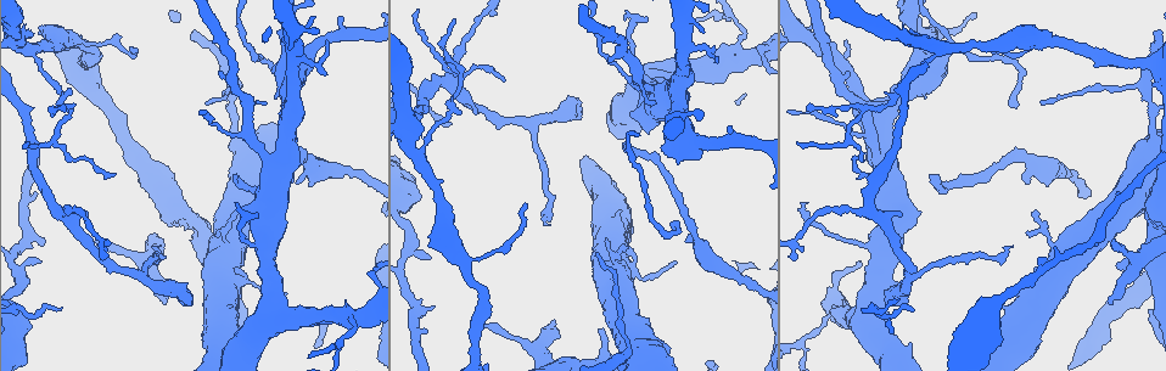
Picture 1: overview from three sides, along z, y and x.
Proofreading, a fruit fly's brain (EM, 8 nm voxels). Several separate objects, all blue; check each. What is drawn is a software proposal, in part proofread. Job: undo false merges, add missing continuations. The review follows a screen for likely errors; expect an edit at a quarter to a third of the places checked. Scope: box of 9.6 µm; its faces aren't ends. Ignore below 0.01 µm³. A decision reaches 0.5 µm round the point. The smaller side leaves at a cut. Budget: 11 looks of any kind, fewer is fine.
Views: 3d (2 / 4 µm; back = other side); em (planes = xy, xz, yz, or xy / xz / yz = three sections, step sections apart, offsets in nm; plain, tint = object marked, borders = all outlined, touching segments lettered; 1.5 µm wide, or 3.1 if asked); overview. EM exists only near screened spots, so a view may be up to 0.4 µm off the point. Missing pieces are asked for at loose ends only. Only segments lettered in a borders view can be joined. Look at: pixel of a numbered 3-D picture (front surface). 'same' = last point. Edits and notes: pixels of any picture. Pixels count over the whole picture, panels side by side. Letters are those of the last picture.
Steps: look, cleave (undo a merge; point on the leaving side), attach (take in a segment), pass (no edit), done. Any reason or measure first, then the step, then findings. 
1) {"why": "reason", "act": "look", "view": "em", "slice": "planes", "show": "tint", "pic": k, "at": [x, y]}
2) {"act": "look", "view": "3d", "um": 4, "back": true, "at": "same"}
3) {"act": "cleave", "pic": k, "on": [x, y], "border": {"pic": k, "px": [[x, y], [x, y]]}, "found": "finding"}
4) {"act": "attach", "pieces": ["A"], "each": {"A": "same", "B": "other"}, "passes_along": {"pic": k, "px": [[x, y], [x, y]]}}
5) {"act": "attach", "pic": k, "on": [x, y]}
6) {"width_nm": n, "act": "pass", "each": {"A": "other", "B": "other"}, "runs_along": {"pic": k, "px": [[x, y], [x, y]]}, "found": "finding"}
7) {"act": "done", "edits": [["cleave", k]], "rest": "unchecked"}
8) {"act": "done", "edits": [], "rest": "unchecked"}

{"why": "sudden change in width", "act": "look", "view": "3d", "um": 4, "pic": 1, "at": [1052, 244]}

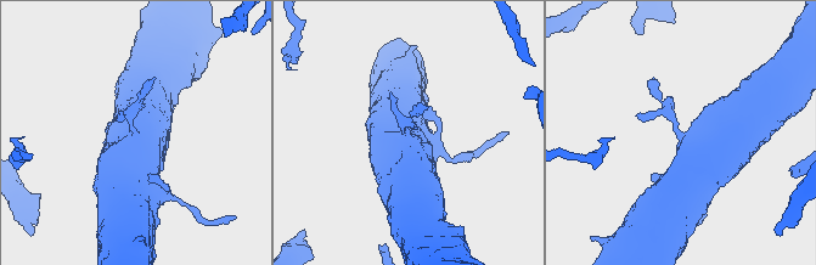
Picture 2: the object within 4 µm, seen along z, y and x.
{"act": "look", "view": "em", "slice": "xy", "step": 4, "show": "tint", "pic": 2, "at": [129, 136]}

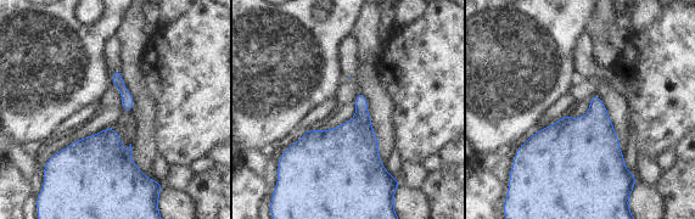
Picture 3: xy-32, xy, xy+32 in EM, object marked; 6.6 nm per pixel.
{"why": "see the neighbours", "act": "look", "view": "em", "slice": "xy", "step": 4, "show": "borders", "at": "same"}

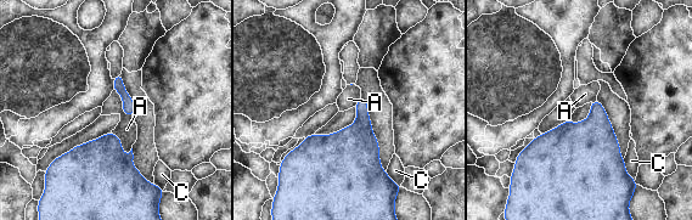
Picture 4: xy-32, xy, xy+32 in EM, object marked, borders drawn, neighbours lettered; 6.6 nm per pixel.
{"act": "pass", "each": {"A": "other", "C": "other"}, "border": {"pic": 4, "px": [[113, 89], [122, 112], [131, 117]]}, "found": "all the same neuron"}

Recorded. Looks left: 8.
{"why": "an open end", "act": "look", "view": "em", "slice": "planes", "show": "plain", "pic": 1, "at": [909, 309]}

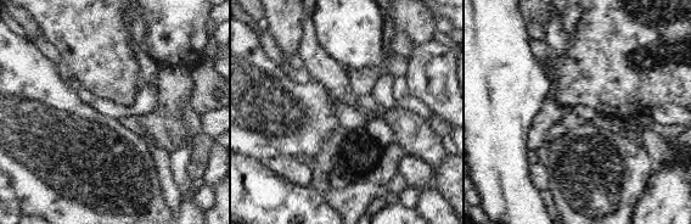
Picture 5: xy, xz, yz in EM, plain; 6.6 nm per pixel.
{"why": "see the neighbours", "act": "look", "view": "em", "slice": "planes", "show": "borders", "at": "same"}

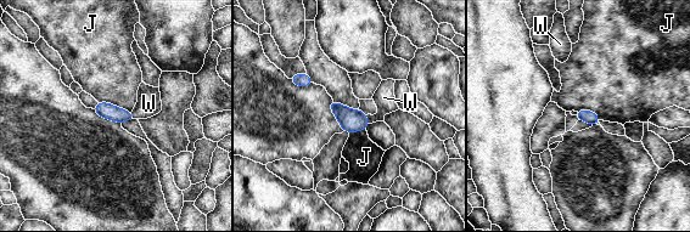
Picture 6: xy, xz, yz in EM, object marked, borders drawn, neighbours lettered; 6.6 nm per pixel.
{"width_nm": 90, "act": "attach", "pieces": ["W"], "each": {"J": "other", "W": "same"}, "found": "it goes on there"}

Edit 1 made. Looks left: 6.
{"why": "see it whole again", "act": "look", "view": "overview"}

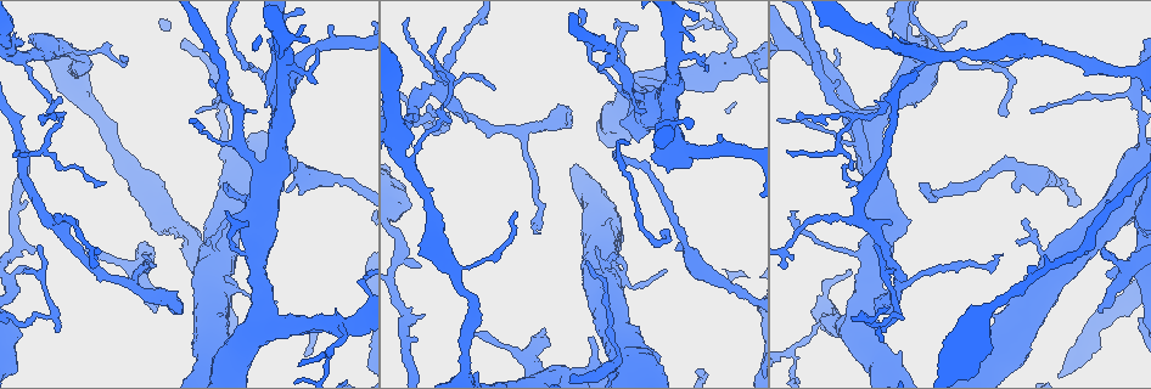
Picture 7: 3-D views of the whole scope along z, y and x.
{"why": "tapers out", "act": "look", "view": "em", "slice": "yz", "step": 8, "show": "tint", "pic": 7, "at": [485, 20]}

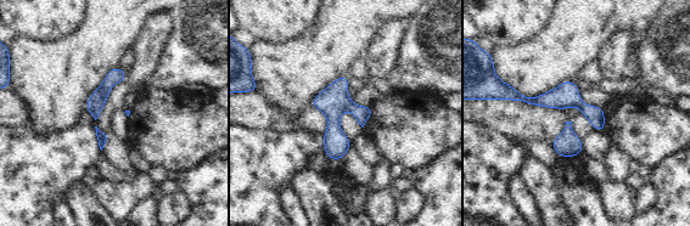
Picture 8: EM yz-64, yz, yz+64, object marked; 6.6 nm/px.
{"act": "look", "view": "em", "slice": "planes", "show": "borders", "at": "same"}

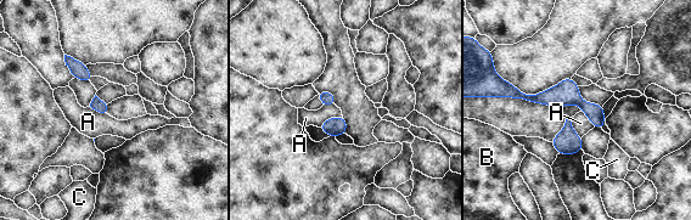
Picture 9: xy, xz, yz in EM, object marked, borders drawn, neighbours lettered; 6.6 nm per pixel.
{"act": "pass", "each": {"A": "other", "B": "other", "C": "other"}, "runs_along": {"pic": 9, "px": [[517, 94], [573, 97], [601, 122]]}, "found": "none of them fits"}

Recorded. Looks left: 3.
{"why": "an open end", "act": "look", "view": "em", "slice": "planes", "show": "plain", "pic": 7, "at": [1104, 250]}

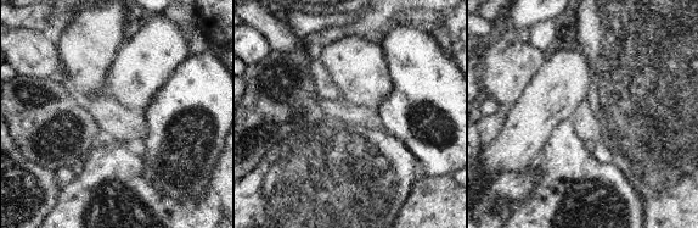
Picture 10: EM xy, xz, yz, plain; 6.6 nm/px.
{"why": "what lies round it", "act": "look", "view": "em", "slice": "planes", "show": "borders", "at": "same"}

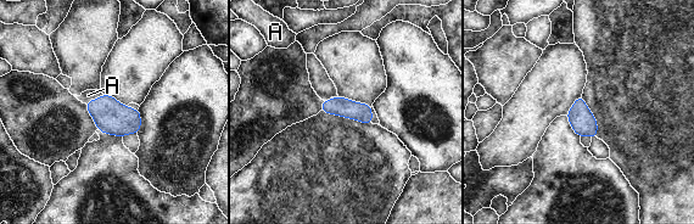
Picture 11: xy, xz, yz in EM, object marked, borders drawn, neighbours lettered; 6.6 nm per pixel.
{"act": "attach", "pieces": ["A"], "each": {"A": "same"}, "passes_along": {"pic": 11, "px": [[111, 117], [94, 99], [88, 95]]}, "found": "it goes on there"}

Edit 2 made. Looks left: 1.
{"act": "done", "edits": [["attach", 6], ["attach", 11]], "rest": "unchecked"}

